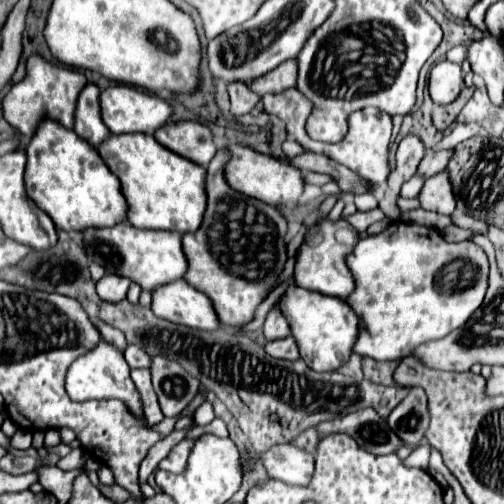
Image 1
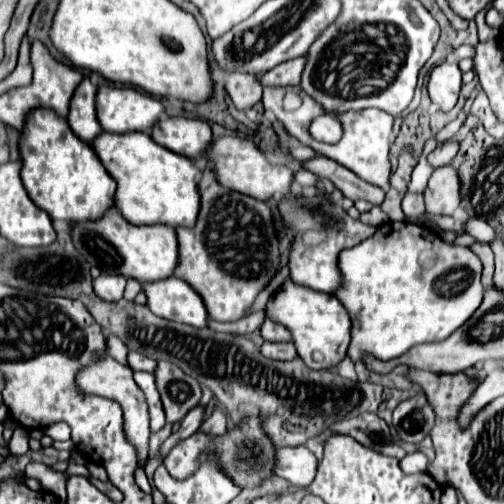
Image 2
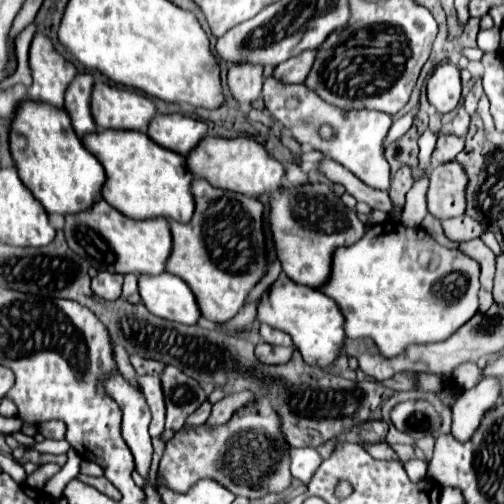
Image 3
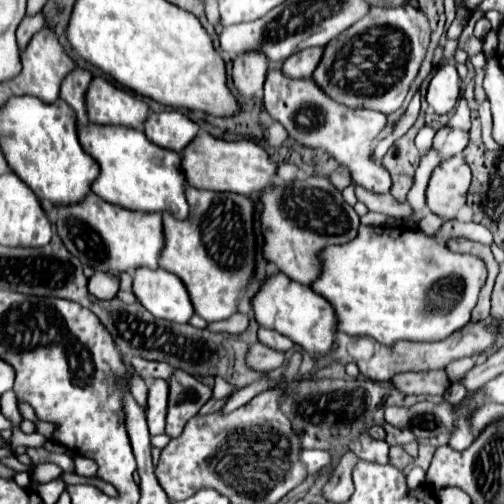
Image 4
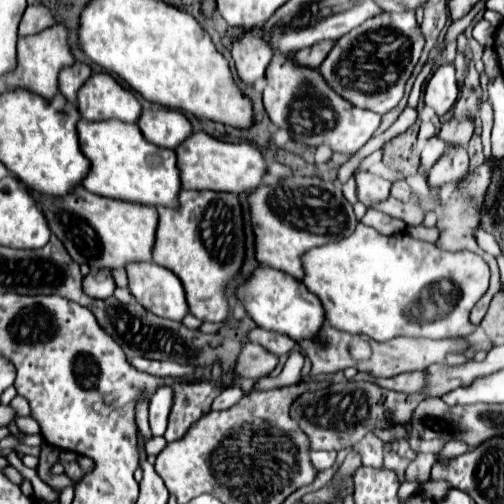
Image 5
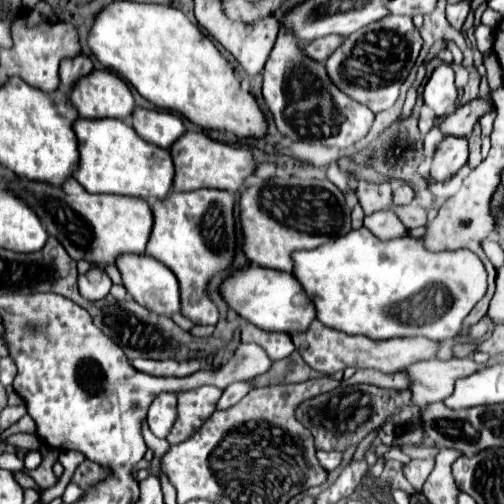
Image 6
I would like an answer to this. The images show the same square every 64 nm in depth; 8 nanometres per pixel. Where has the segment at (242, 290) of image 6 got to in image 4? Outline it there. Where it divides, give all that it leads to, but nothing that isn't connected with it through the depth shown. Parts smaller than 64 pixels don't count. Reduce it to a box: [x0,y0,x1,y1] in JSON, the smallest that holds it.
[252,272,336,358]

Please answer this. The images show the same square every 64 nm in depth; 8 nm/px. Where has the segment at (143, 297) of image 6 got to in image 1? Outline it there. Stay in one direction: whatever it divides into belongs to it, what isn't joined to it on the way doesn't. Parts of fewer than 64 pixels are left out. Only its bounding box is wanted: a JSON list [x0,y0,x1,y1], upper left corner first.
[152,280,220,330]

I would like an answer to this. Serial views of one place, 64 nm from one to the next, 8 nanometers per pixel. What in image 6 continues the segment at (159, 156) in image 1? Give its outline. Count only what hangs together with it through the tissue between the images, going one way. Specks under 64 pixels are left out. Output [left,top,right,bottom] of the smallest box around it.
[72,120,174,198]

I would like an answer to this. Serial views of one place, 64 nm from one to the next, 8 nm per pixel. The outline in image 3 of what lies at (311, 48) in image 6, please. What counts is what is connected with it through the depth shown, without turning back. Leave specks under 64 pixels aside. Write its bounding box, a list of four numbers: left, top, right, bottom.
[274,50,316,84]

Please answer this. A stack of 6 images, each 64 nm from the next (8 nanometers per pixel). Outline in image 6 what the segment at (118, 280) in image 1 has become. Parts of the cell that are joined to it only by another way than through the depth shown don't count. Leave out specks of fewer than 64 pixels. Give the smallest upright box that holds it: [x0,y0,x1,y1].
[78,268,112,300]

